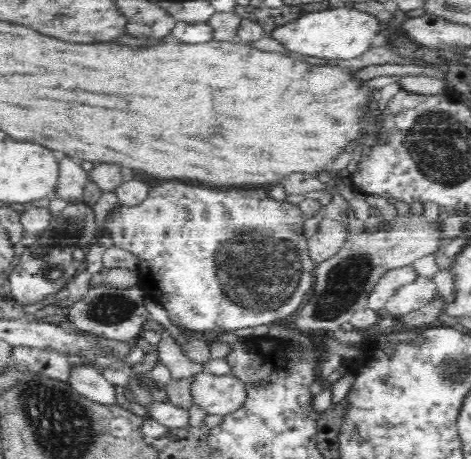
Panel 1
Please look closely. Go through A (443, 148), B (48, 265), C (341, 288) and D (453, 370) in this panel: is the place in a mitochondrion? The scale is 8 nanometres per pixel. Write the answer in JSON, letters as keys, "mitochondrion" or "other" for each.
{"A":"mitochondrion","B":"mitochondrion","C":"mitochondrion","D":"mitochondrion"}

